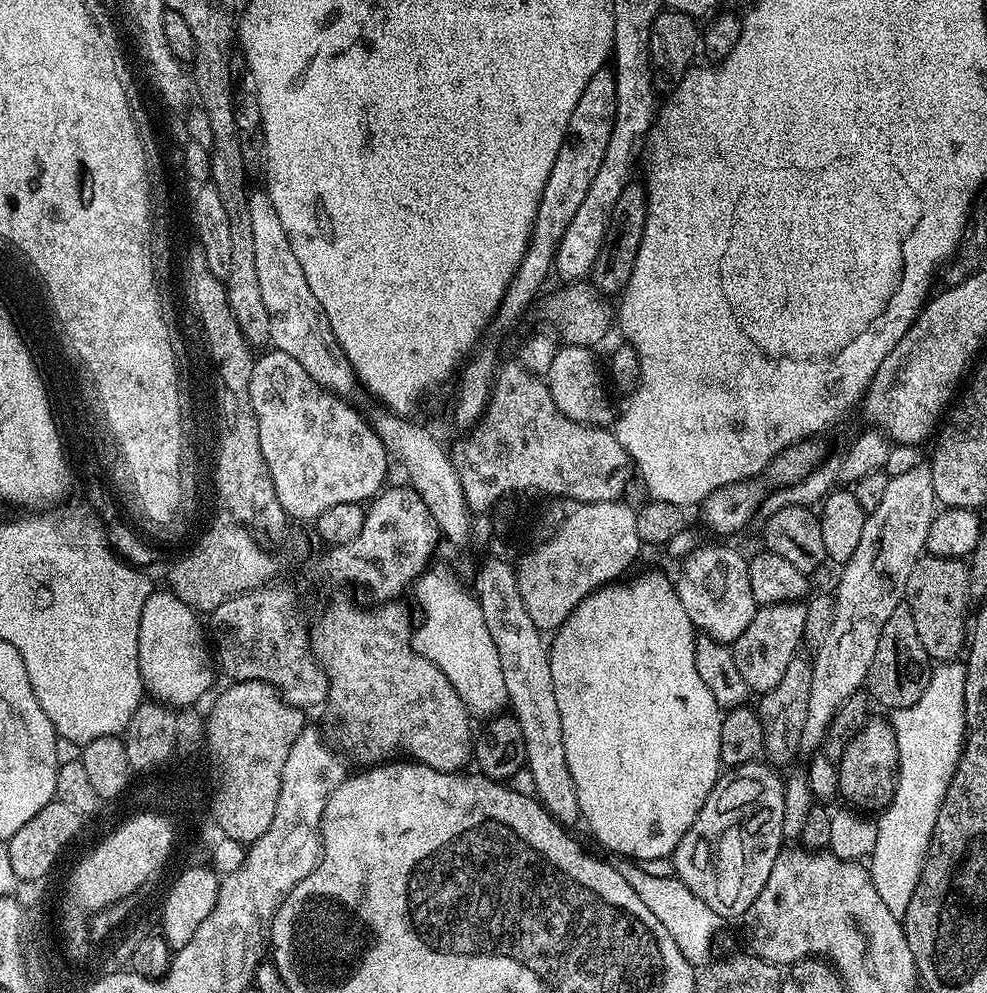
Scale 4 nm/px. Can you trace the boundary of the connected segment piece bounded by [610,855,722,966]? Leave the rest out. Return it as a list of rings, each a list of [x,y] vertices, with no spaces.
[[[613,855],[610,863],[614,870],[618,870],[618,874],[622,874],[622,878],[626,878],[626,882],[630,882],[630,890],[634,890],[634,894],[638,894],[638,898],[642,898],[642,903],[650,909],[650,914],[662,922],[670,938],[674,938],[678,950],[682,950],[682,954],[693,966],[707,965],[713,959],[712,943],[716,940],[716,931],[722,924],[722,917],[710,910],[710,906],[706,906],[706,902],[702,902],[702,898],[698,898],[690,886],[683,884],[674,874],[659,876],[656,872],[647,872],[644,869],[647,867],[622,856]]]

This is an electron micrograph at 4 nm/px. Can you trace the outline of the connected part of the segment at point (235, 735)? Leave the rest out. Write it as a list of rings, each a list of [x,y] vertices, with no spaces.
[[[257,680],[234,682],[224,693],[215,697],[217,701],[215,716],[209,723],[209,740],[211,740],[213,759],[222,766],[219,796],[216,796],[216,816],[224,830],[229,832],[232,844],[247,846],[253,844],[274,818],[274,806],[278,806],[278,790],[282,786],[282,766],[286,766],[286,758],[290,754],[290,746],[294,746],[294,738],[302,734],[306,727],[305,713],[299,708],[284,703],[280,693],[269,684]]]

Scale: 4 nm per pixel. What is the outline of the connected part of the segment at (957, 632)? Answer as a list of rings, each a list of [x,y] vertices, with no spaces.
[[[925,554],[914,562],[910,570],[904,594],[910,614],[914,614],[914,626],[918,629],[918,638],[922,638],[922,646],[926,650],[929,661],[952,662],[959,657],[956,656],[959,652],[961,655],[965,651],[966,620],[964,624],[964,615],[967,614],[968,602],[970,603],[968,569],[969,565],[955,556]]]

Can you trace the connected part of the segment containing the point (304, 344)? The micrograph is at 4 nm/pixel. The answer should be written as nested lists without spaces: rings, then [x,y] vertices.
[[[249,191],[250,223],[254,238],[254,270],[258,273],[258,287],[262,293],[262,303],[270,314],[270,344],[282,354],[290,354],[314,382],[341,398],[347,397],[352,387],[357,387],[356,372],[338,346],[328,324],[328,316],[322,310],[306,274],[302,274],[302,265],[290,247],[290,238],[282,230],[282,221],[274,211],[274,202],[270,202],[267,191]]]

